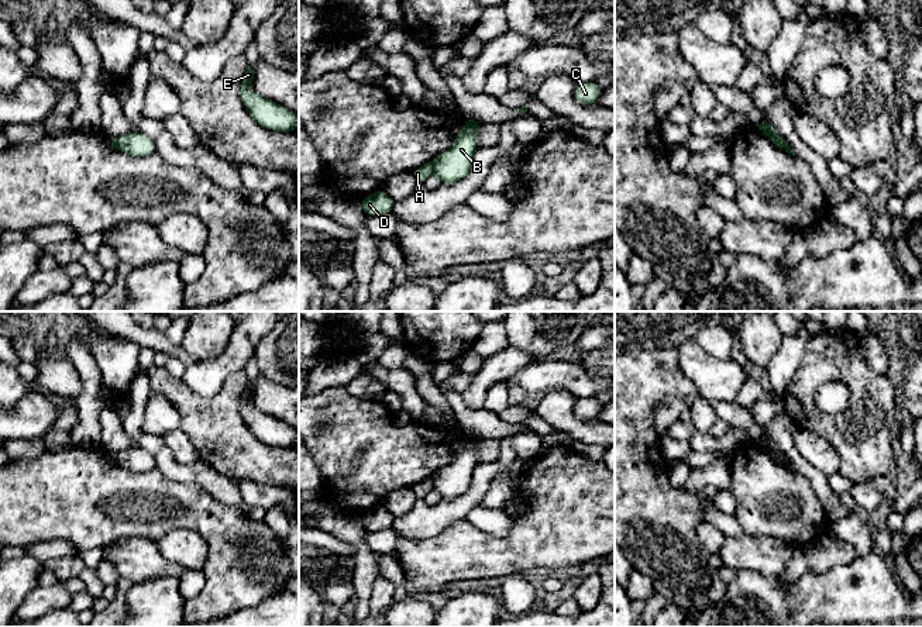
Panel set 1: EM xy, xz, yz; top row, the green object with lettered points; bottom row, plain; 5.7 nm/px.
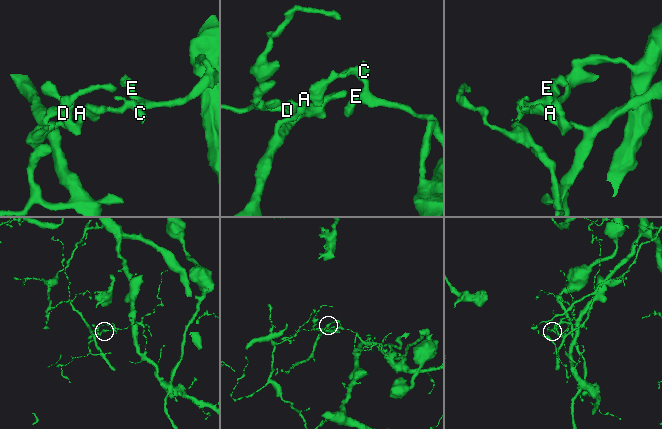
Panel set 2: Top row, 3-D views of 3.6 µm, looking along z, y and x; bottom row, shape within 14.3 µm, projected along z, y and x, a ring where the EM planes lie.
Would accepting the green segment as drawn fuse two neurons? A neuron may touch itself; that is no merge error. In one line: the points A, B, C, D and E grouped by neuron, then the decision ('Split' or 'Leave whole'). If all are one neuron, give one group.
Groups: A D / B C E. Split

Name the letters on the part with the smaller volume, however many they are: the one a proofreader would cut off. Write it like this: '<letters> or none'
A, D

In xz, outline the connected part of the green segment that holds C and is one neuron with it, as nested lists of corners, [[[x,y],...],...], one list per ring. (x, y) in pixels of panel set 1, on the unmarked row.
[[[578,397],[575,400],[575,416],[582,420],[598,420],[601,407],[595,397]]]

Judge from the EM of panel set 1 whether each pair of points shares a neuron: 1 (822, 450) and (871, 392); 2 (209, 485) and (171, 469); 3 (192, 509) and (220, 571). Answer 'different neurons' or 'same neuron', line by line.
1: different neurons
2: same neuron
3: same neuron

